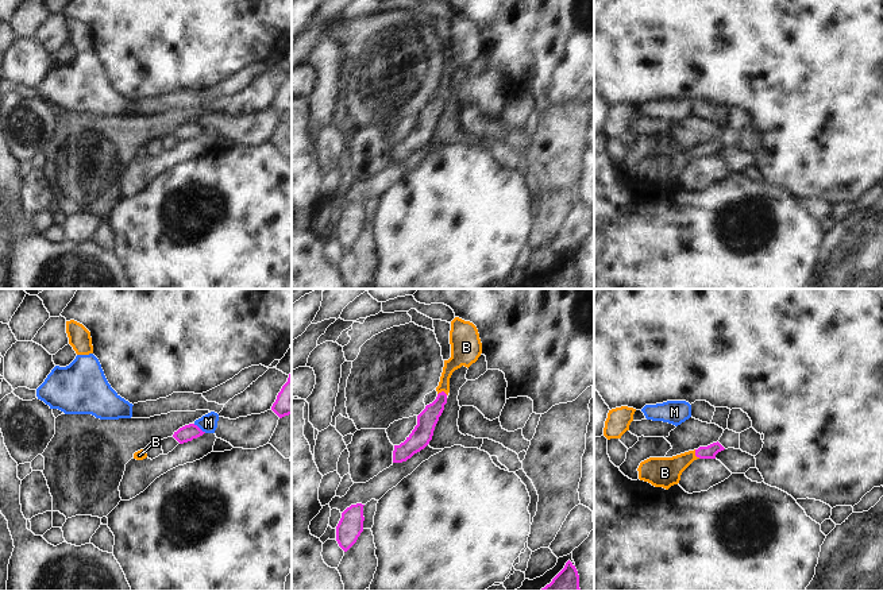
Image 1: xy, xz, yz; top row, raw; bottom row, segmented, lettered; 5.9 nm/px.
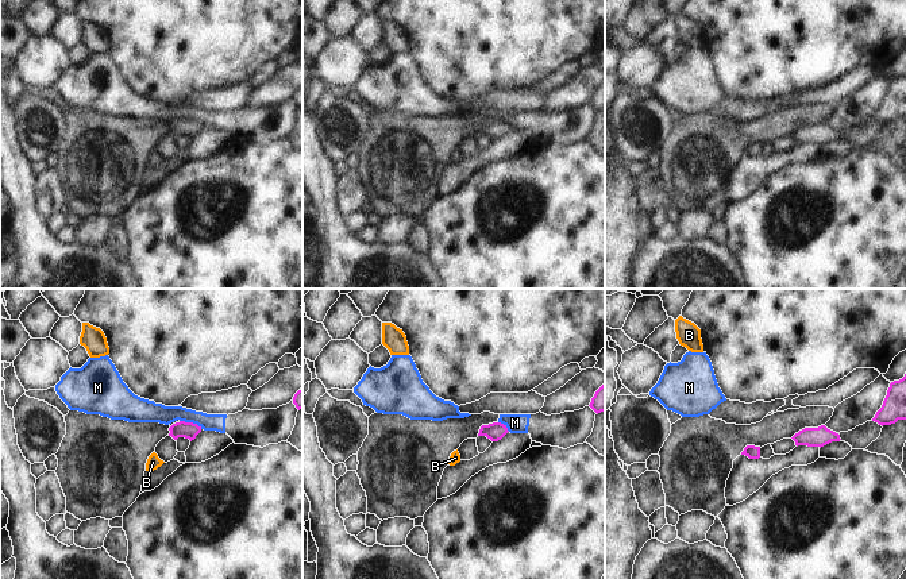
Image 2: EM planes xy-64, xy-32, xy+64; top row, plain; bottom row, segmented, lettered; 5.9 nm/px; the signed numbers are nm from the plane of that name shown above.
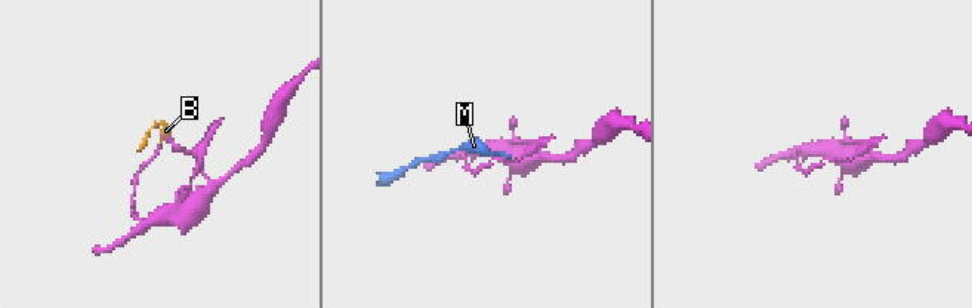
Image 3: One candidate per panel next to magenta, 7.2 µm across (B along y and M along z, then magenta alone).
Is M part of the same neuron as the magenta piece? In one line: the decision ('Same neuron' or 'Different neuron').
Different neuron.

